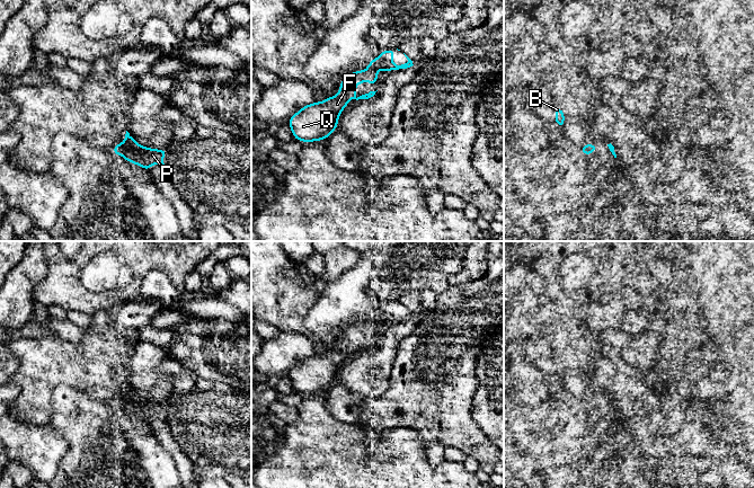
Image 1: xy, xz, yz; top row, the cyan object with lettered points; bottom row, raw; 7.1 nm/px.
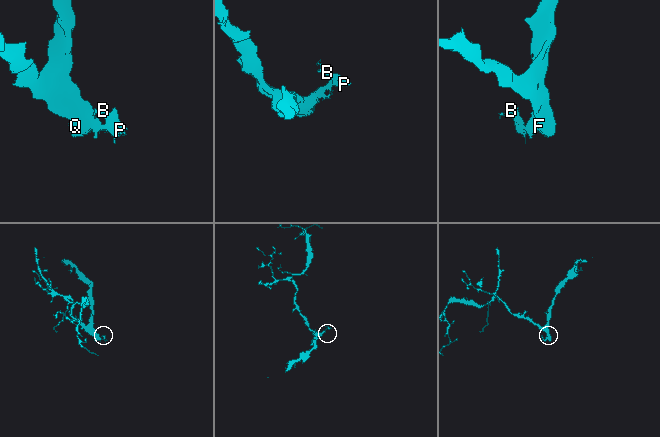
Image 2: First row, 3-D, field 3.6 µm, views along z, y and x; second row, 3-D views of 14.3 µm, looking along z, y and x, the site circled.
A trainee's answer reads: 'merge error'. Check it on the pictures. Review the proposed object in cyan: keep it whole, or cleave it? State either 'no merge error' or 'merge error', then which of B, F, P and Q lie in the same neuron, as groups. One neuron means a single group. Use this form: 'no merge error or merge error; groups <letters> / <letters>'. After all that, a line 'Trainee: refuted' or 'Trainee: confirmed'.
merge error; groups B P / F Q
Trainee: confirmed

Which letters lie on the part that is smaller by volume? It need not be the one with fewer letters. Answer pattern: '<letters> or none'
B, P

